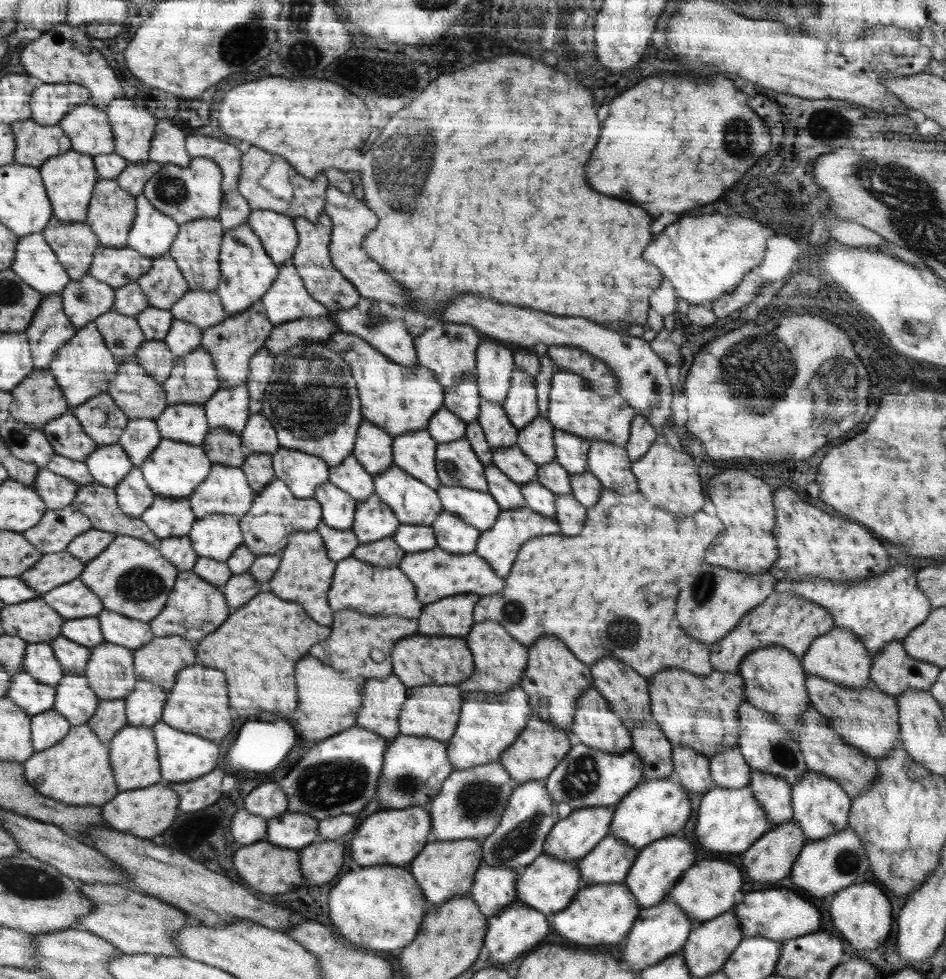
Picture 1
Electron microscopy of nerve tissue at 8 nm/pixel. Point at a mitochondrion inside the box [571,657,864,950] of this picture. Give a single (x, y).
(785, 757)

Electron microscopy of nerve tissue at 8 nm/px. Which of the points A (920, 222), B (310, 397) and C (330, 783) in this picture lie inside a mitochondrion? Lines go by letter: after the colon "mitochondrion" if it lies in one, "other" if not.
A: mitochondrion
B: mitochondrion
C: mitochondrion

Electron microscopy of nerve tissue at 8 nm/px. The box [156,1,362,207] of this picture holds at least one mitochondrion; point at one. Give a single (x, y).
(245, 41)

